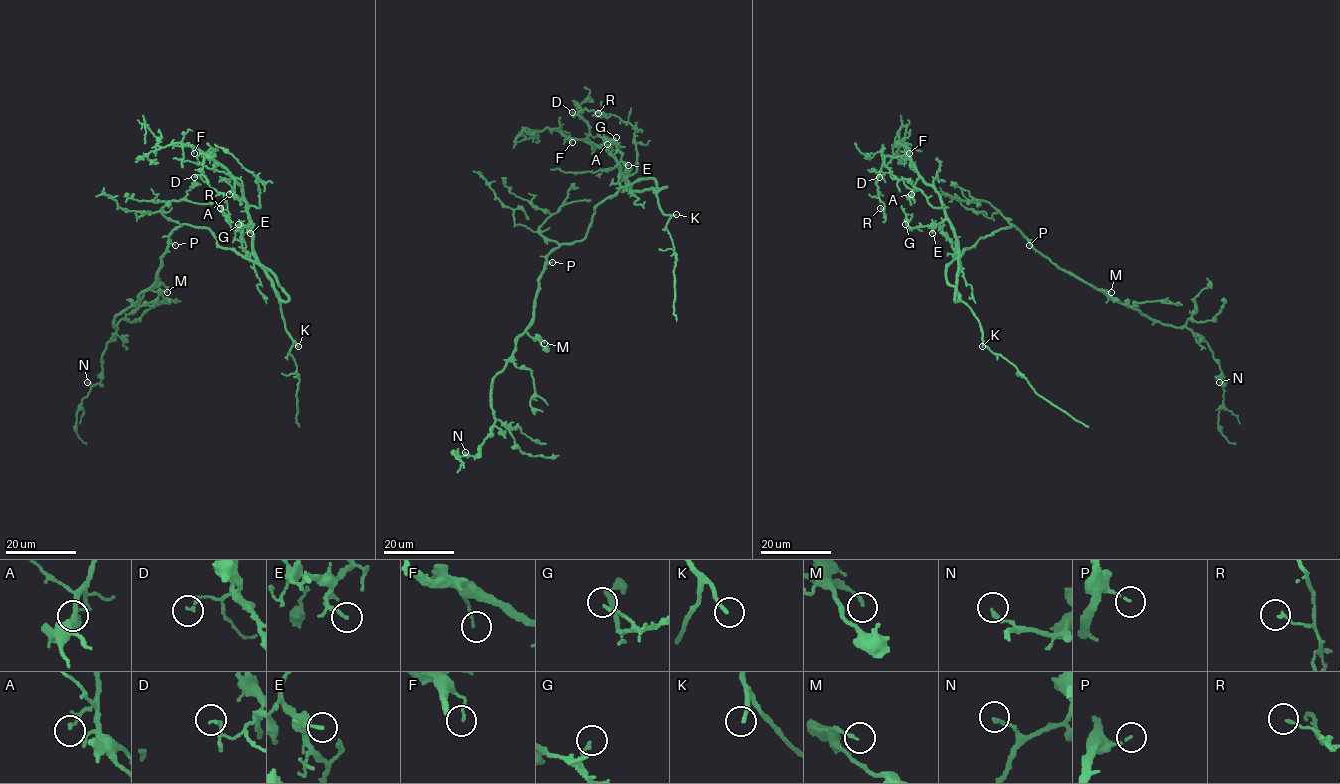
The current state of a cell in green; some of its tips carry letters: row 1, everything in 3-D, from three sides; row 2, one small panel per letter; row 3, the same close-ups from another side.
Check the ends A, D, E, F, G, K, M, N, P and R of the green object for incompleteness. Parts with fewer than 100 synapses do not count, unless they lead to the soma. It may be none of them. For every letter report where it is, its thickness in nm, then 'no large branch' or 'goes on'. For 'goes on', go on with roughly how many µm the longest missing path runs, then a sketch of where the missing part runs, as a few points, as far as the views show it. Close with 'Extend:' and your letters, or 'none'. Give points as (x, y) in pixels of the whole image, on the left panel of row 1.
A: place (229, 194); calibre 140 nm; no large branch
D: place (194, 177); calibre 170 nm; no large branch
E: place (250, 233); calibre 110 nm; no large branch
F: place (194, 153); calibre 120 nm; no large branch
G: place (238, 224); calibre 150 nm; no large branch
K: place (298, 346); calibre 160 nm; goes on; missing 100 µm
M: place (167, 292); calibre 140 nm; no large branch
N: place (87, 382); calibre 170 nm; no large branch
P: place (175, 245); calibre 80 nm; no large branch
R: place (220, 208); calibre 130 nm; no large branch
Extend: K

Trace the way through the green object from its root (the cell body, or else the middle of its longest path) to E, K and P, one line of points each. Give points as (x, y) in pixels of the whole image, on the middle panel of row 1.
E: (591, 223), (594, 209), (623, 187), (649, 178), (659, 188), (665, 187), (632, 190), (624, 165), (628, 165)
K: (591, 223), (599, 204), (649, 178), (665, 187), (656, 194), (659, 208), (676, 214)
P: (591, 223), (582, 240), (560, 244), (551, 251), (547, 261), (552, 262)

